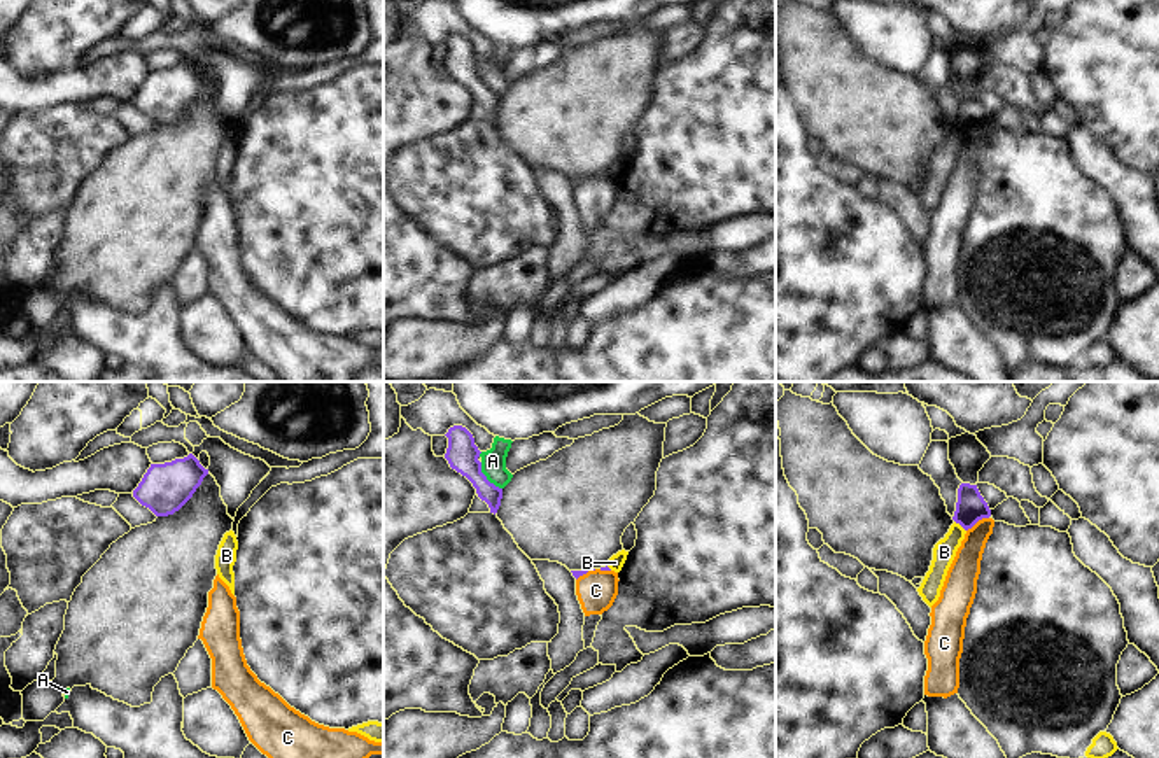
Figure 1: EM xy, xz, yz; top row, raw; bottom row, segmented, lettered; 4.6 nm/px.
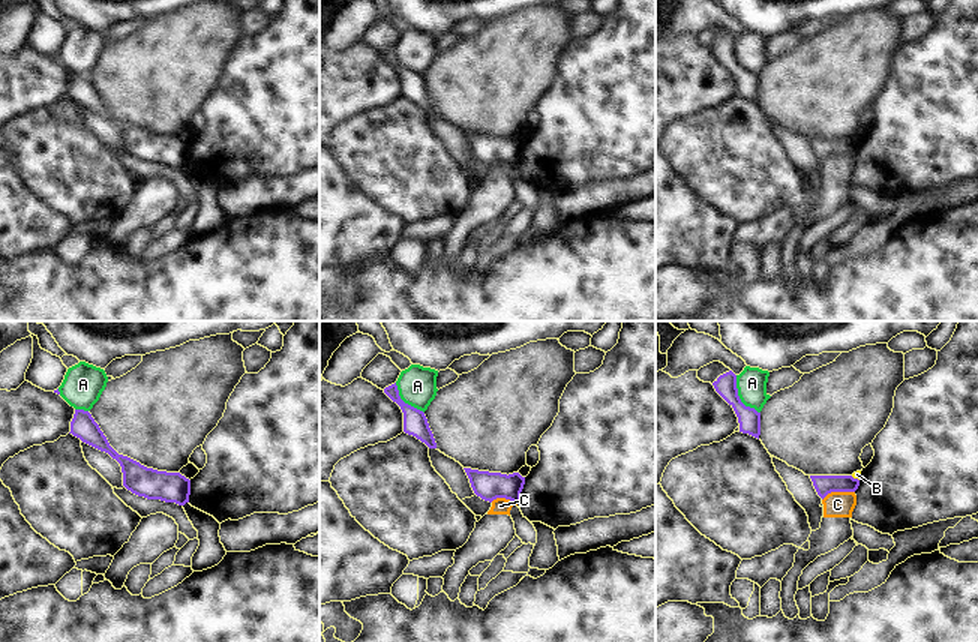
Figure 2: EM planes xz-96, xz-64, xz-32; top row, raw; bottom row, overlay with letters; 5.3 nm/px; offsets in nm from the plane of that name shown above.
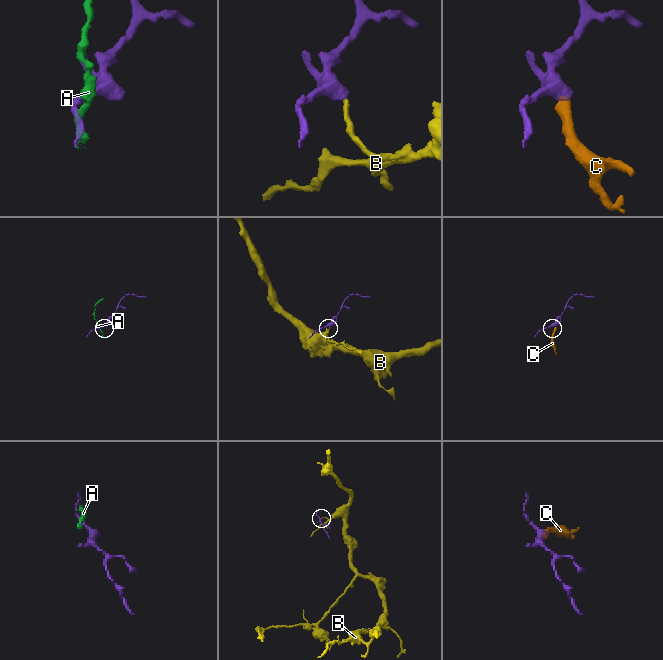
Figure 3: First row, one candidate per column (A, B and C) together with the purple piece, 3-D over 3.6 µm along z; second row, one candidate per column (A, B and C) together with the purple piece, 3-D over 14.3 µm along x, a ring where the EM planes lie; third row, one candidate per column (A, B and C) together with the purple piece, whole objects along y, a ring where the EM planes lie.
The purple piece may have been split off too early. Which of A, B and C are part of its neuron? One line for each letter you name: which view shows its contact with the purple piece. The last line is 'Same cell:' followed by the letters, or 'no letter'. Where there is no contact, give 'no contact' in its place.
Same cell: no letter

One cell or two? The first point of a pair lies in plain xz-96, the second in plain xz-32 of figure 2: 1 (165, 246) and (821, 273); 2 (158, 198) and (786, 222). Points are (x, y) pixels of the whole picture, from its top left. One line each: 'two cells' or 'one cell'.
1: one cell
2: two cells

